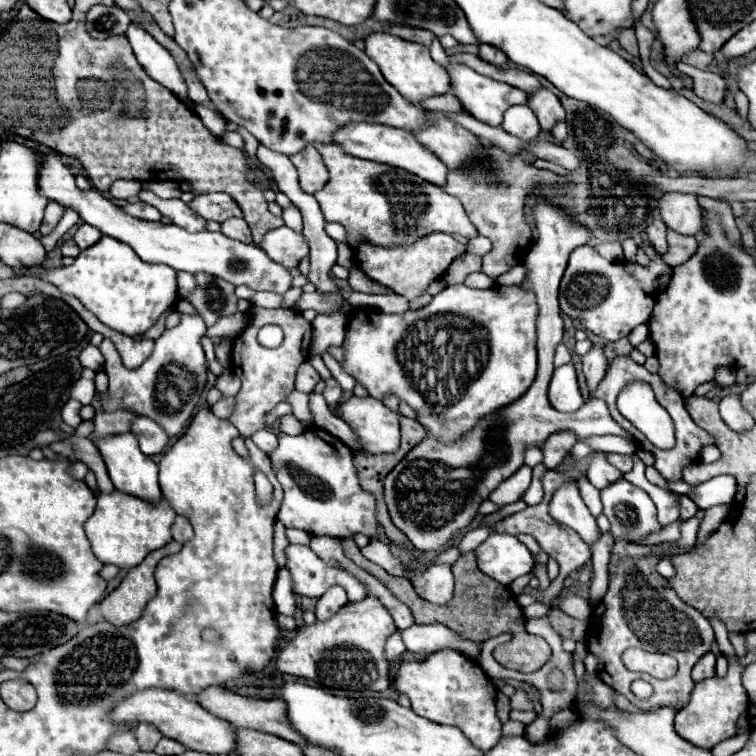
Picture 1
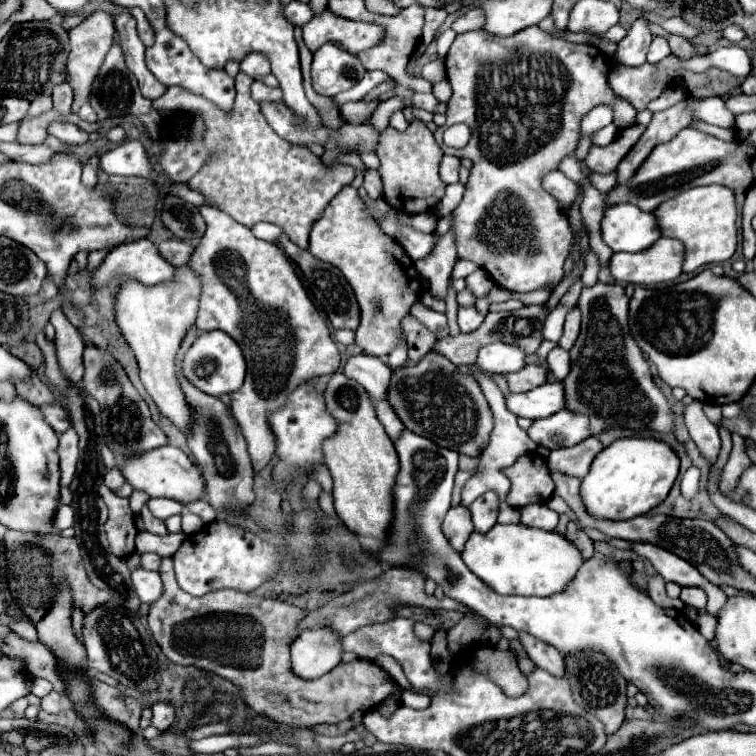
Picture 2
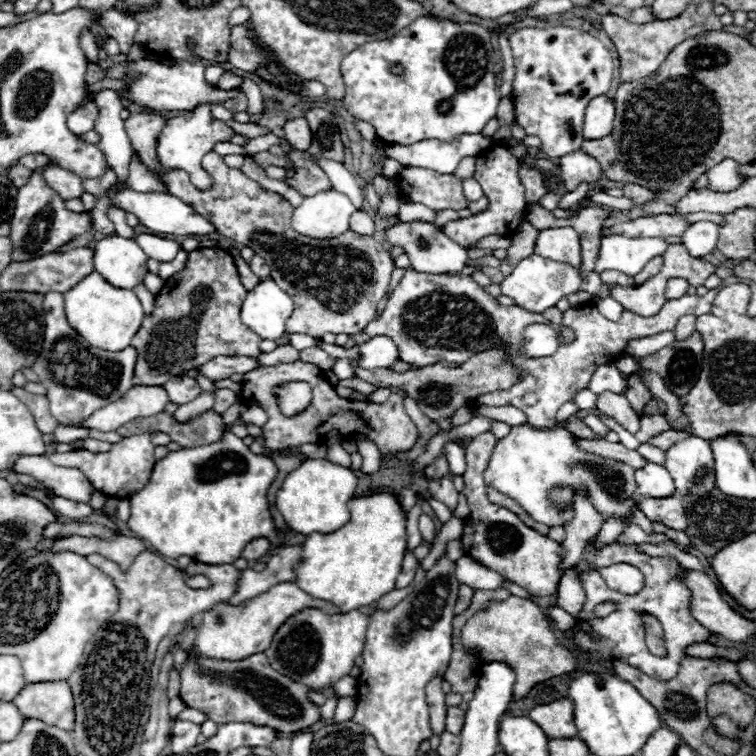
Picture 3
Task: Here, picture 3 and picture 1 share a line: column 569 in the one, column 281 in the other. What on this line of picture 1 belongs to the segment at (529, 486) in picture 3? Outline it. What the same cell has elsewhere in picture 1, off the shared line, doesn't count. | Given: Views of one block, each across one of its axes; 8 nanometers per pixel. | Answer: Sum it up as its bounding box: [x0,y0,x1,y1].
[270,428,376,536]

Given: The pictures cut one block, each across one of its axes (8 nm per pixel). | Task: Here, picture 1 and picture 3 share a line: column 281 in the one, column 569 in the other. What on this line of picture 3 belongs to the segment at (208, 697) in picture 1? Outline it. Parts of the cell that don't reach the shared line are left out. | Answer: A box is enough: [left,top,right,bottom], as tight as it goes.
[530,698,578,738]

